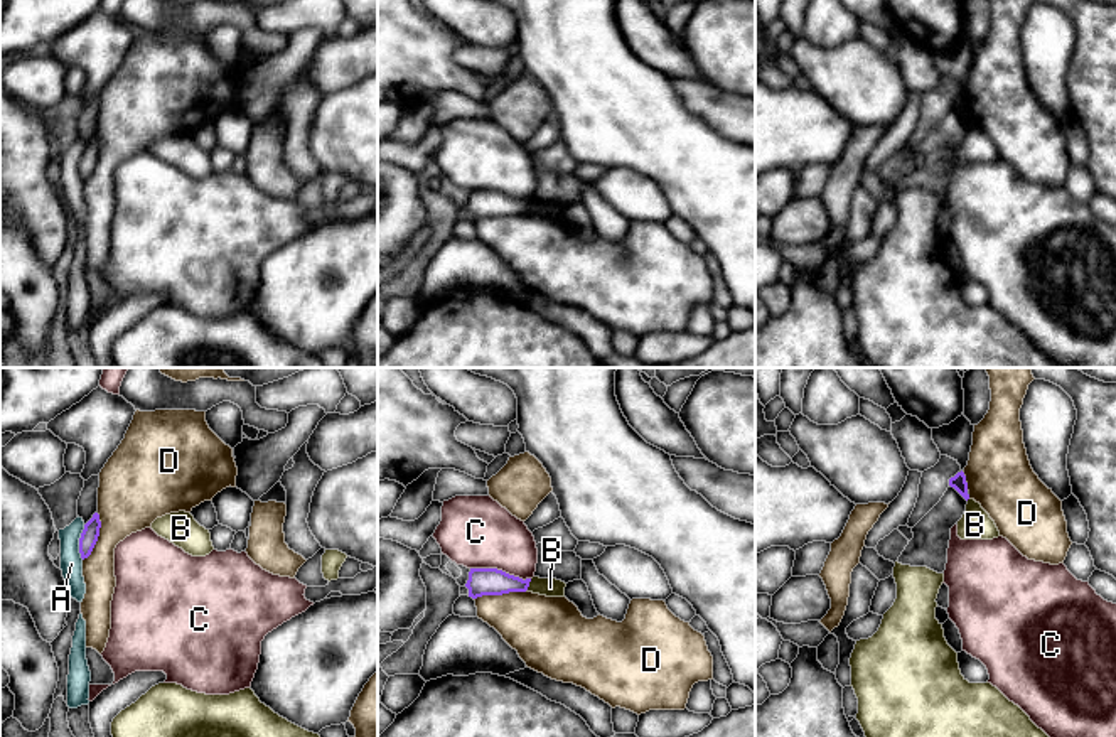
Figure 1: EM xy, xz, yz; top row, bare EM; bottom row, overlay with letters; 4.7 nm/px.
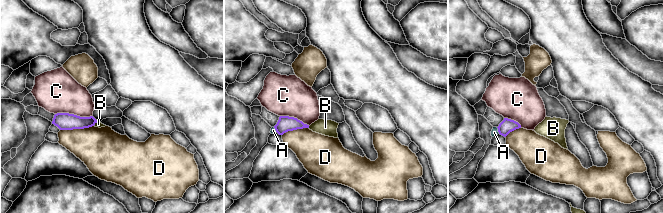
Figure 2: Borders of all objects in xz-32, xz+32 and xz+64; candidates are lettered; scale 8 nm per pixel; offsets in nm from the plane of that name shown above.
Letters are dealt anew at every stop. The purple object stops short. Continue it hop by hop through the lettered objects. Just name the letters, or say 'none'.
none

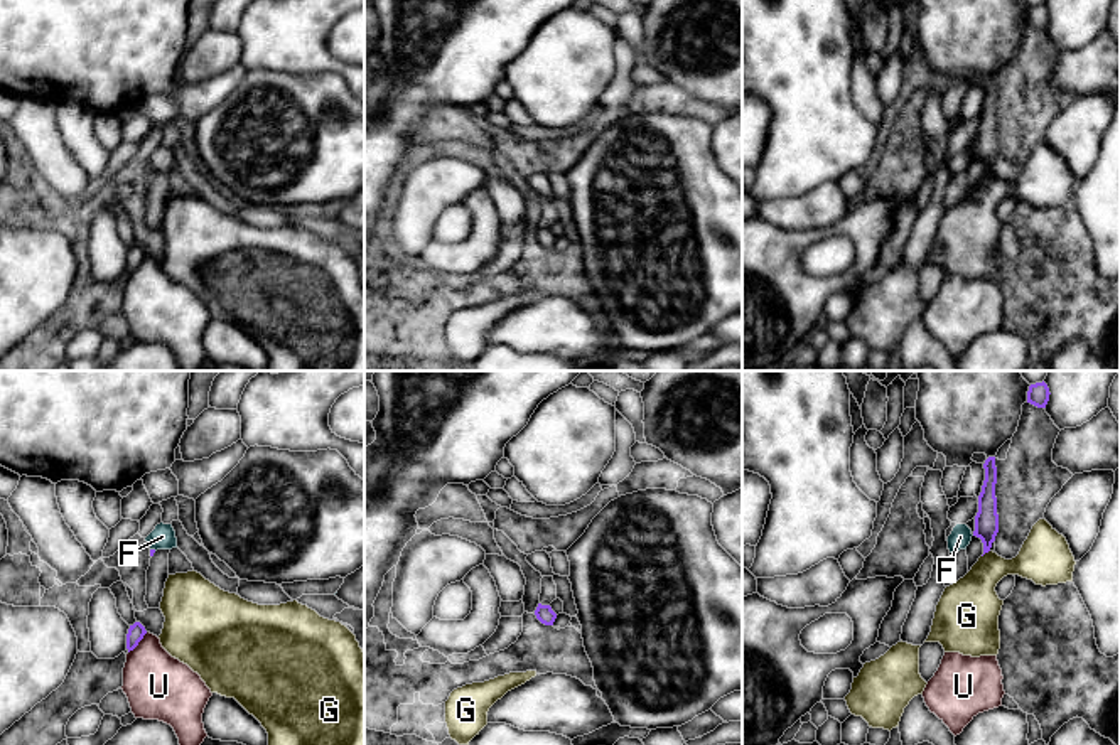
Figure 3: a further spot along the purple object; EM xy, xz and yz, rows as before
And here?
none

